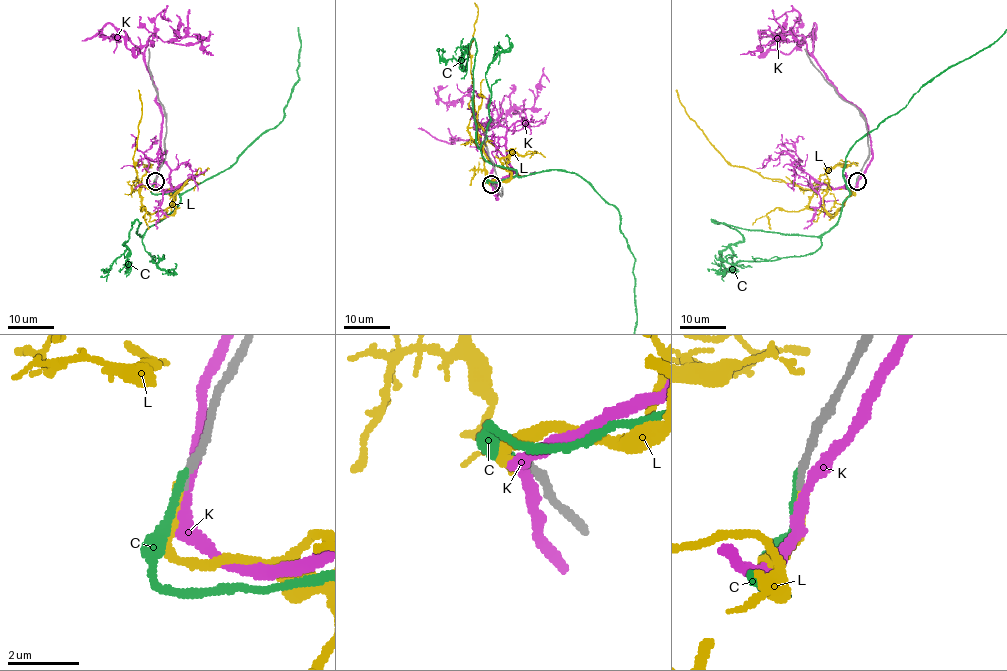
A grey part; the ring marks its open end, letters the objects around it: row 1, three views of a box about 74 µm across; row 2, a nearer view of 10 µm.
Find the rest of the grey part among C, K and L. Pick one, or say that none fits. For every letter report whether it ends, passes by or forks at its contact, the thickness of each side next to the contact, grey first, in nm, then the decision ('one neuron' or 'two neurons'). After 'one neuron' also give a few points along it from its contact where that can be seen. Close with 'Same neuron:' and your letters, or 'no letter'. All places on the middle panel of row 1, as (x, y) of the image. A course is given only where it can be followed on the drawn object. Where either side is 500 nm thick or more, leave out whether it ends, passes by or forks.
C: it ends; calibres 240 and 200 nm; two neurons
K: it passes by; calibres 240 and 280 nm; two neurons
L: it ends; calibres 220 and 280 nm; two neurons
Same neuron: no letter

